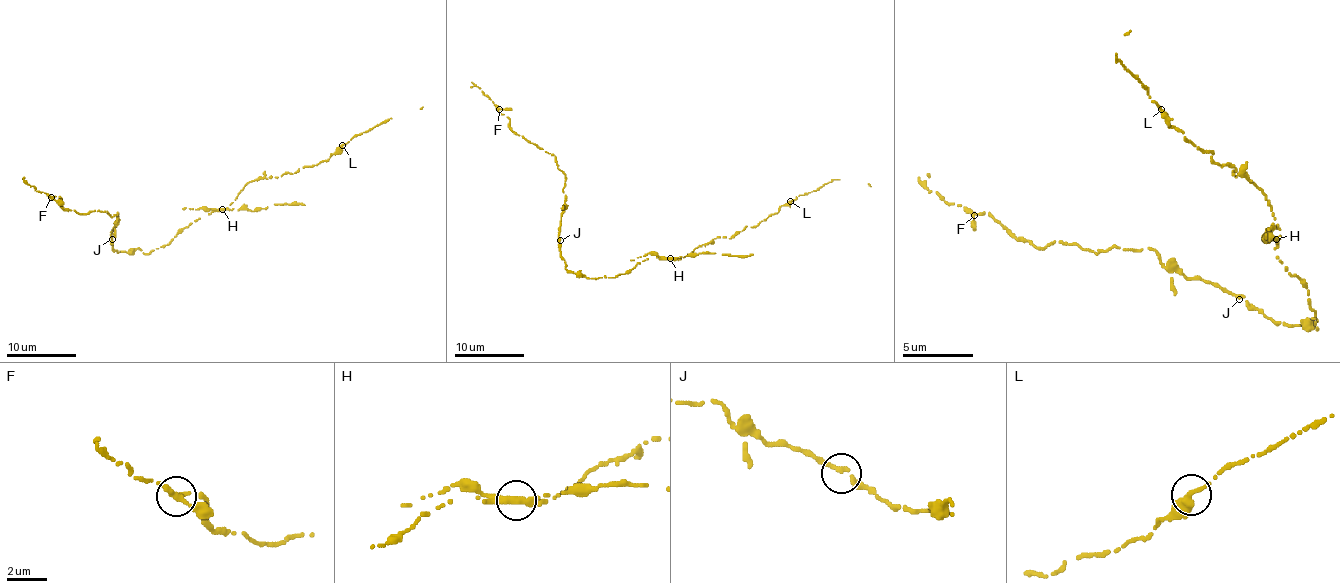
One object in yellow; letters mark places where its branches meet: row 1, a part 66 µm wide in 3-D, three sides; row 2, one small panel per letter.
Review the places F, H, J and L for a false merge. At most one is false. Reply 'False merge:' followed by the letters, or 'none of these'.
False merge: H

